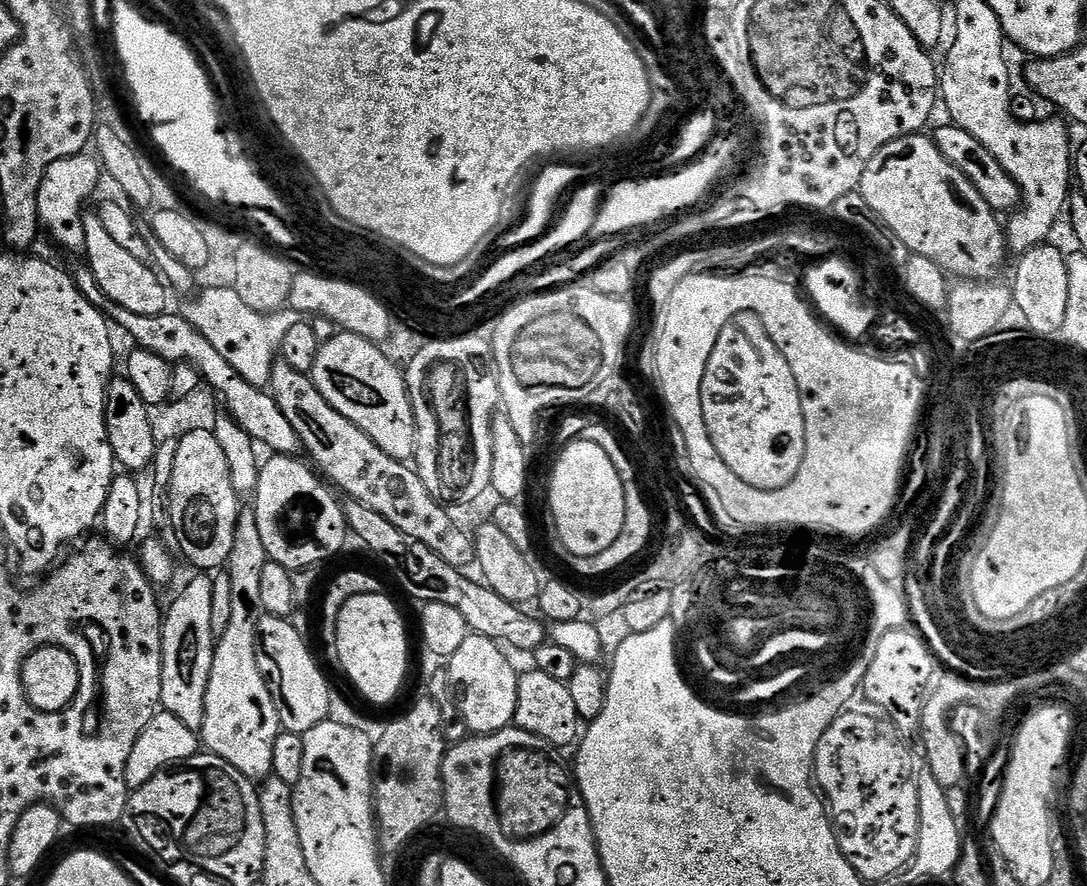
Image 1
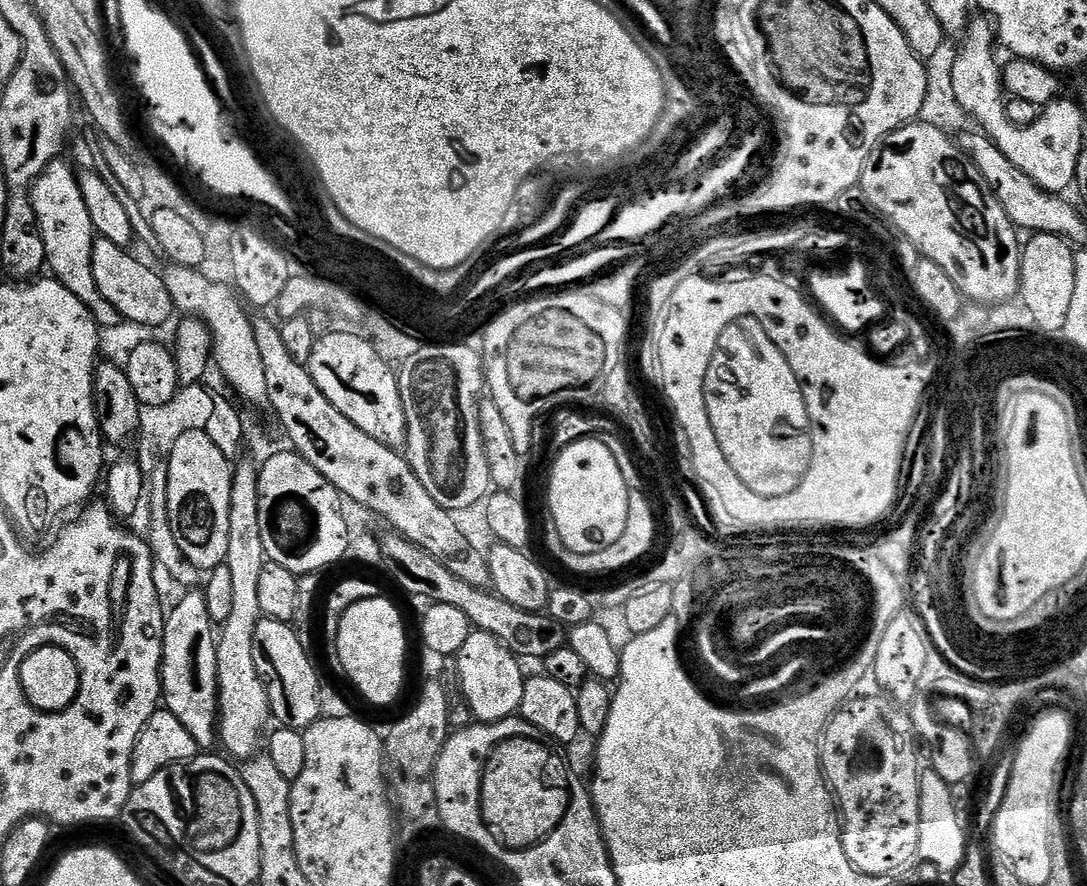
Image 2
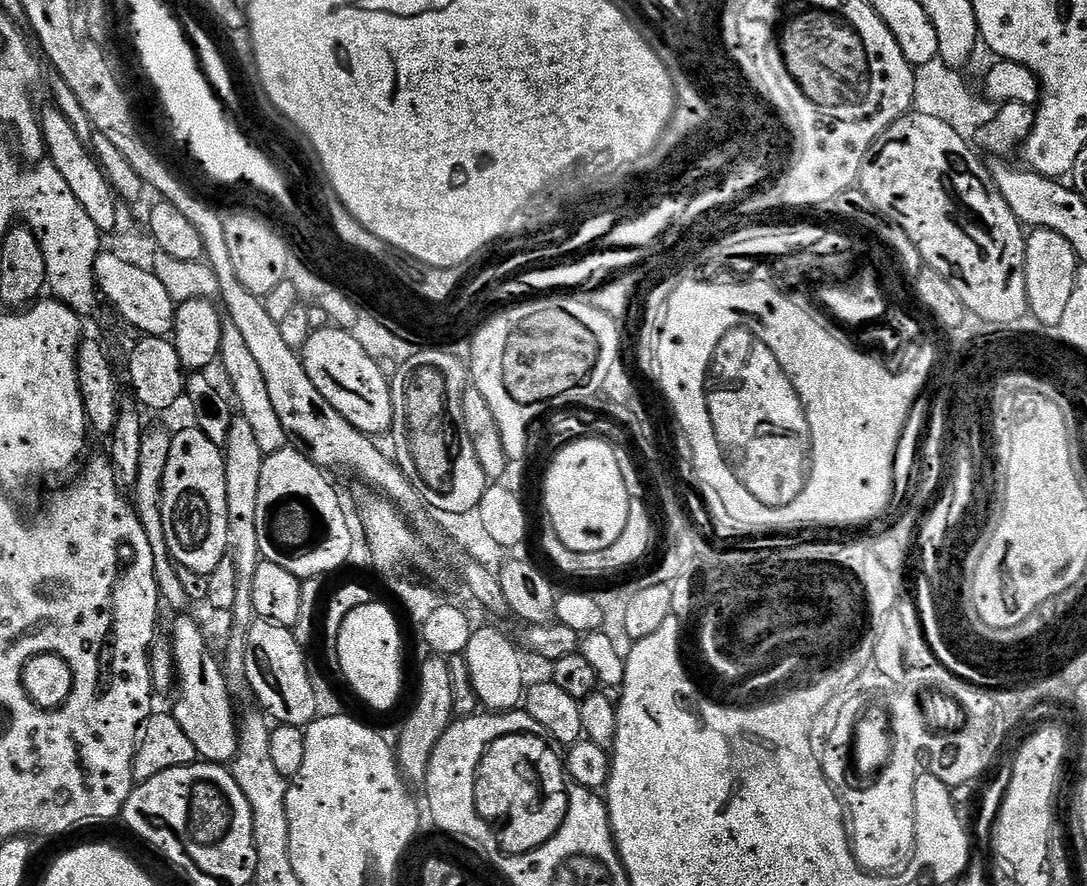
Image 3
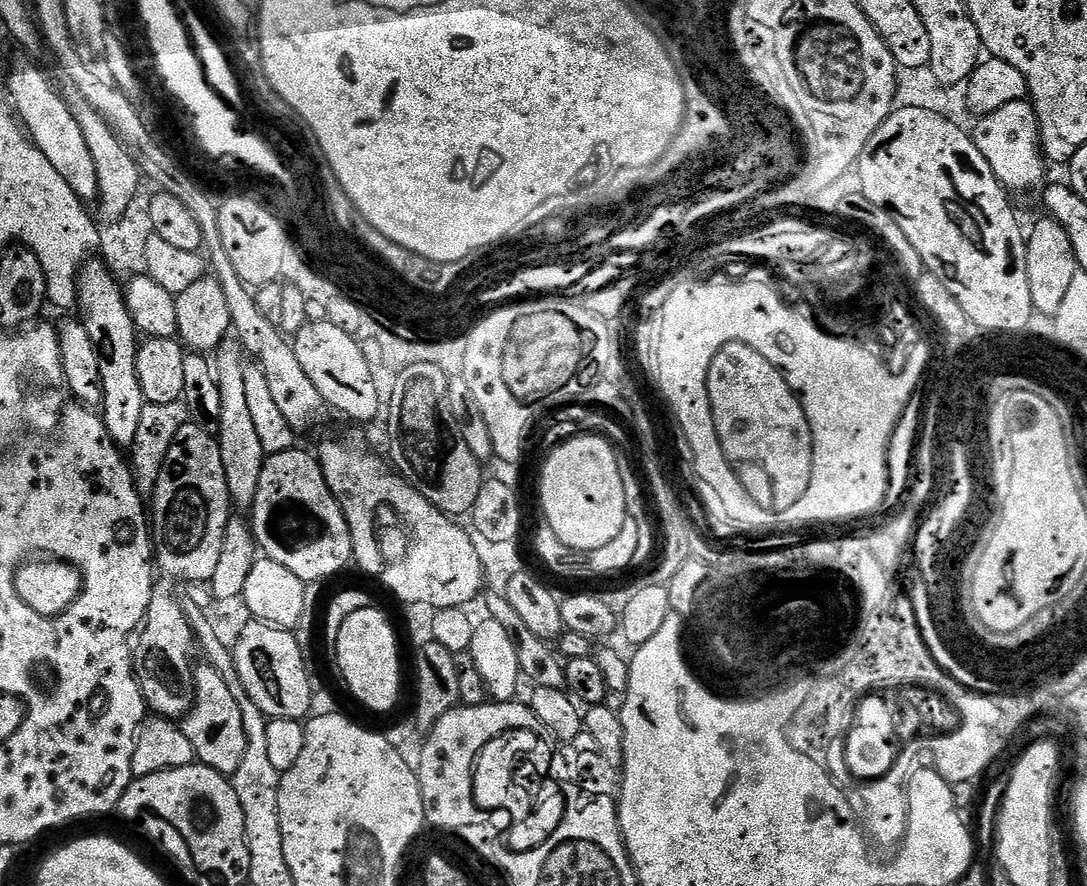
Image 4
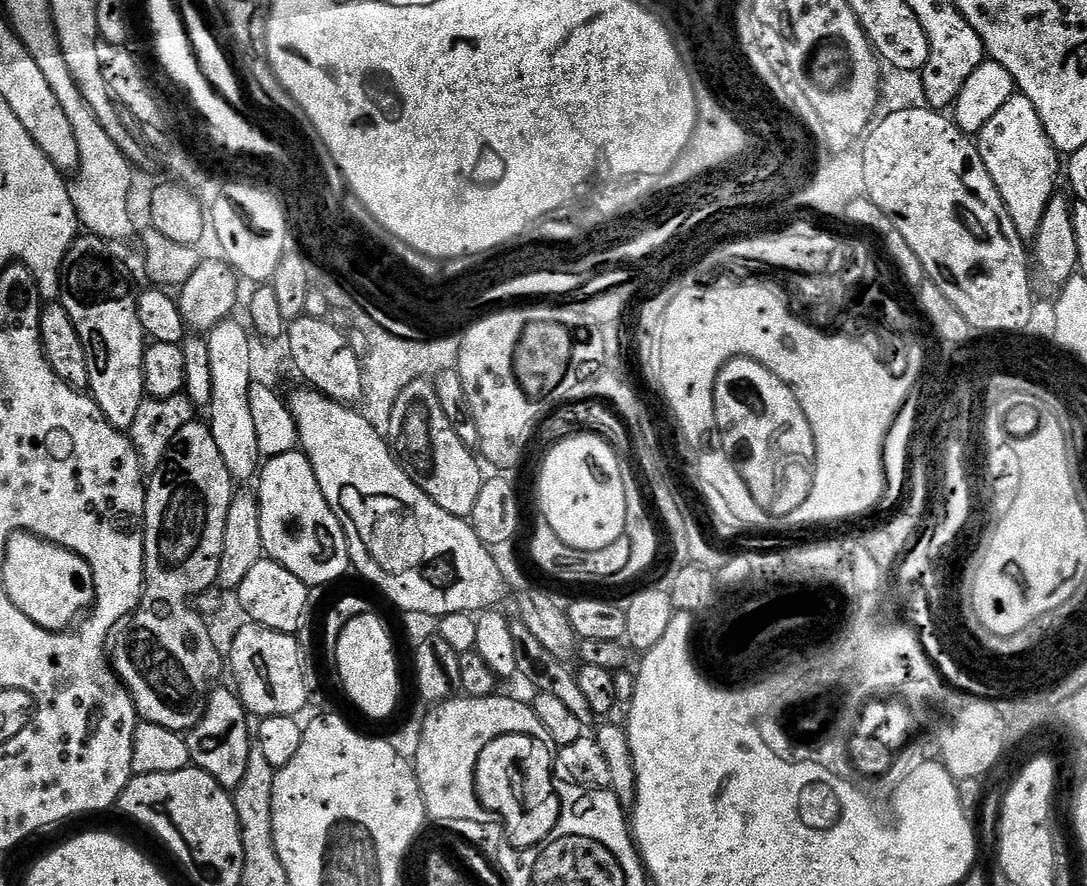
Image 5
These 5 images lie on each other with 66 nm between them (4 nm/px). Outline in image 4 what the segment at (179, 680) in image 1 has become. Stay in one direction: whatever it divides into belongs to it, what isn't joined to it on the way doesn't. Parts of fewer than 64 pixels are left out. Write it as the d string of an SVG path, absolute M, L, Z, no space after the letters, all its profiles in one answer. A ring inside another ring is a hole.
M200 662L195 665L194 671L196 701L187 716L183 717L184 733L186 738L190 738L190 746L194 746L199 763L231 778L238 766L242 766L242 758L246 755L246 726L242 726L242 710L238 710L238 702L234 702L234 697L230 695L230 686L222 682L222 674L218 674L214 666Z

